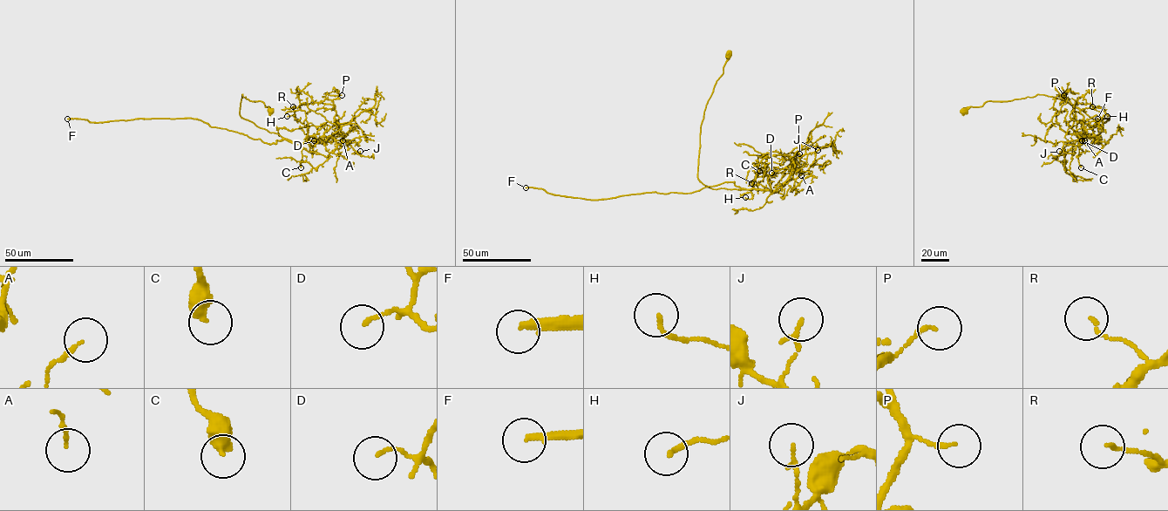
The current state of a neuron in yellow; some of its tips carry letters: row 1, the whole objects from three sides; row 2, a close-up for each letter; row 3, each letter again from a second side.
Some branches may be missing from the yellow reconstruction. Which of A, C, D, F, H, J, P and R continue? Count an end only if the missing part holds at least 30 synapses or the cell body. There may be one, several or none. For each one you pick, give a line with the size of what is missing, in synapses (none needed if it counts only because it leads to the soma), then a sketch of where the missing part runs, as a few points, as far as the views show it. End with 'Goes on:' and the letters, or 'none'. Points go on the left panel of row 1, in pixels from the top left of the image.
F: about 250 synapses
Goes on: F

